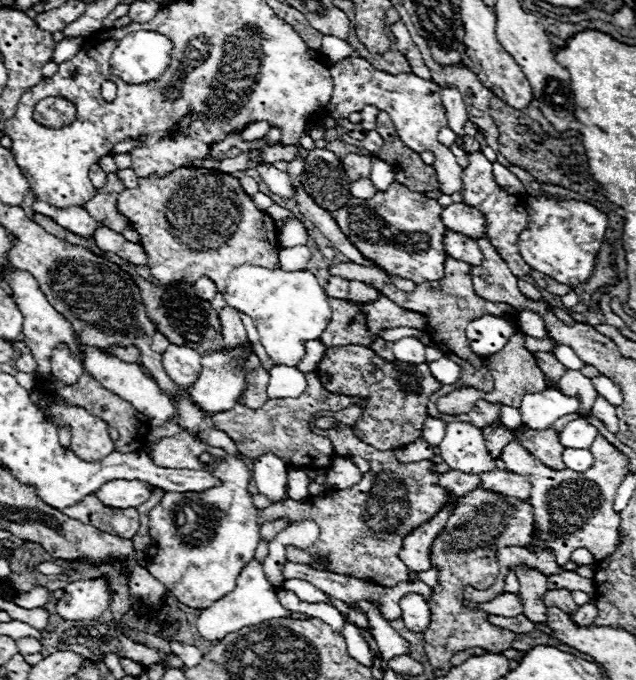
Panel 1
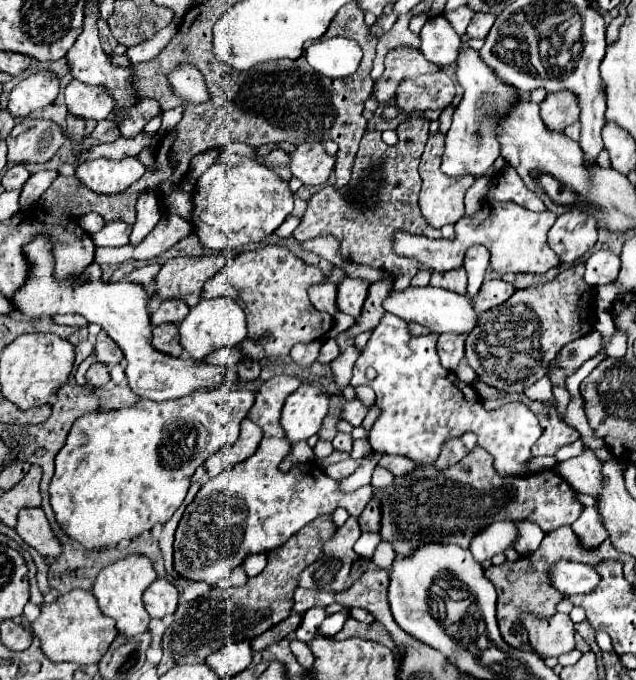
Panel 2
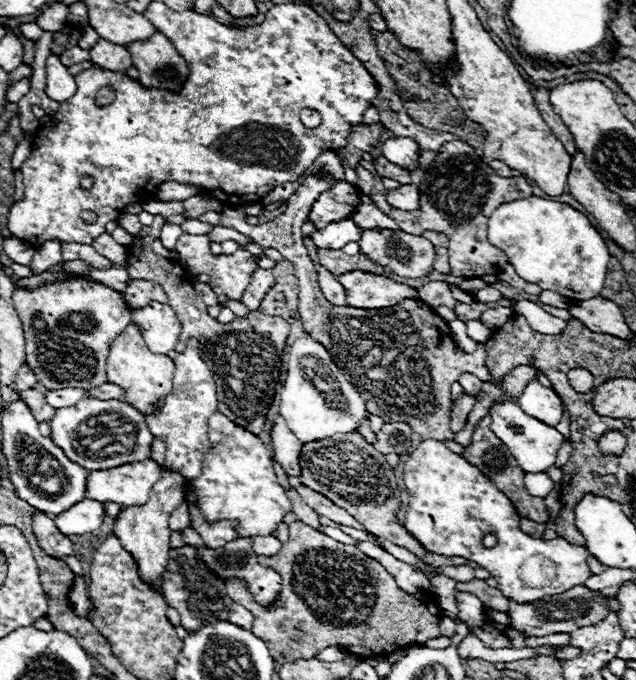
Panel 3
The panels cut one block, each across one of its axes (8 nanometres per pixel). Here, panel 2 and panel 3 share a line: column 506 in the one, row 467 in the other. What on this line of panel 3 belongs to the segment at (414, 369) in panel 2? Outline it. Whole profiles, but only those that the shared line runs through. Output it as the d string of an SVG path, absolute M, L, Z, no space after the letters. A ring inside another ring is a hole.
M424 440L420 446L408 456L404 462L404 482L410 492L410 506L406 510L404 526L408 532L422 542L424 548L430 548L432 554L442 554L442 556L462 556L466 560L476 562L484 570L490 572L492 578L498 582L498 590L508 598L518 604L528 604L542 600L546 596L556 596L562 594L578 584L584 584L590 576L590 568L586 558L588 548L586 546L574 546L568 544L564 538L554 538L554 540L534 540L528 534L520 530L520 516L514 510L514 504L510 498L498 490L498 486L484 476L476 466L466 462L462 456L450 452L440 440ZM486 534L496 534L498 544L494 548L486 548L482 544L482 538Z

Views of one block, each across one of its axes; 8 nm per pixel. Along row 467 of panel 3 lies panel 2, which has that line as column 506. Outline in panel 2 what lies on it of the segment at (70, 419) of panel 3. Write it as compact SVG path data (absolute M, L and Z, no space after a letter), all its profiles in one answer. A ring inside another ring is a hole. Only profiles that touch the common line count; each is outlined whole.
M462 40L460 54L456 60L456 80L464 88L464 96L456 106L452 126L446 134L442 172L448 176L462 176L462 174L482 176L500 156L496 124L508 116L508 112L524 98L524 94L518 88L502 82L496 76L496 72L490 70L490 66L480 58L480 52L466 46L466 40Z

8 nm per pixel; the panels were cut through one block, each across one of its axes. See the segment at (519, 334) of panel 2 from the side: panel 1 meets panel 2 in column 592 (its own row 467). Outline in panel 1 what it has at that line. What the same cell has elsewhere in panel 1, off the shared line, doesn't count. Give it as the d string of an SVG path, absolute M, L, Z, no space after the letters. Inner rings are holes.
M310 372L306 374L306 390L298 398L280 398L280 400L272 398L272 400L266 400L266 404L260 410L250 410L242 402L238 402L230 412L214 414L212 422L216 428L222 428L222 432L226 432L234 440L238 452L242 452L242 456L246 458L258 458L266 452L274 452L278 458L284 460L286 466L314 470L314 468L328 468L334 456L334 450L330 440L326 440L324 436L316 436L312 432L310 428L312 414L316 414L318 410L336 412L346 408L352 402L358 406L364 406L360 398L330 394L322 386L318 376Z

